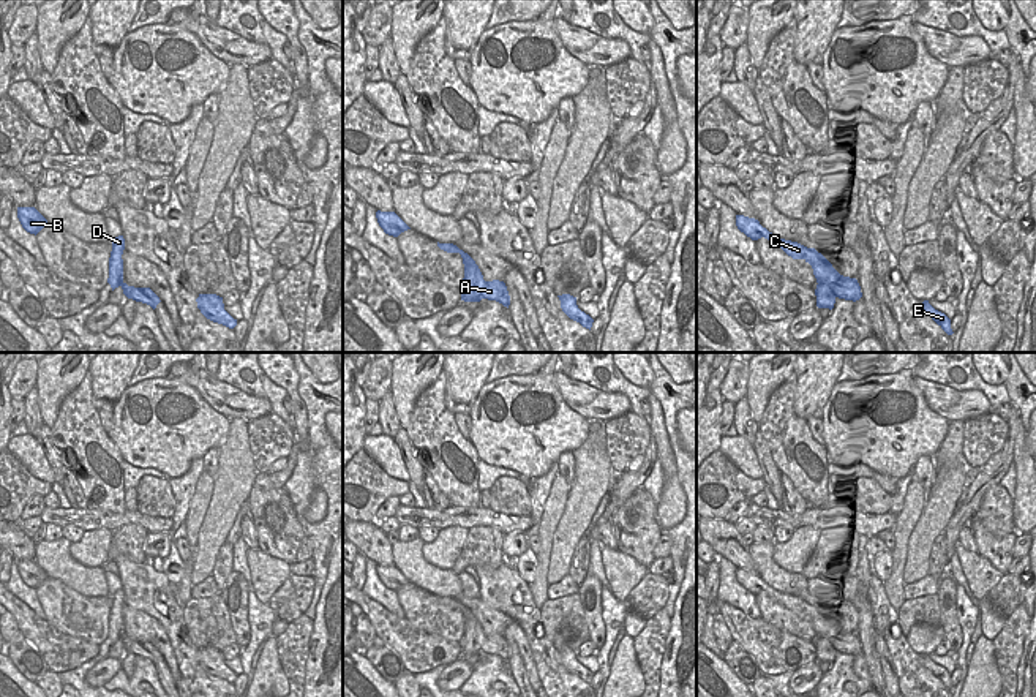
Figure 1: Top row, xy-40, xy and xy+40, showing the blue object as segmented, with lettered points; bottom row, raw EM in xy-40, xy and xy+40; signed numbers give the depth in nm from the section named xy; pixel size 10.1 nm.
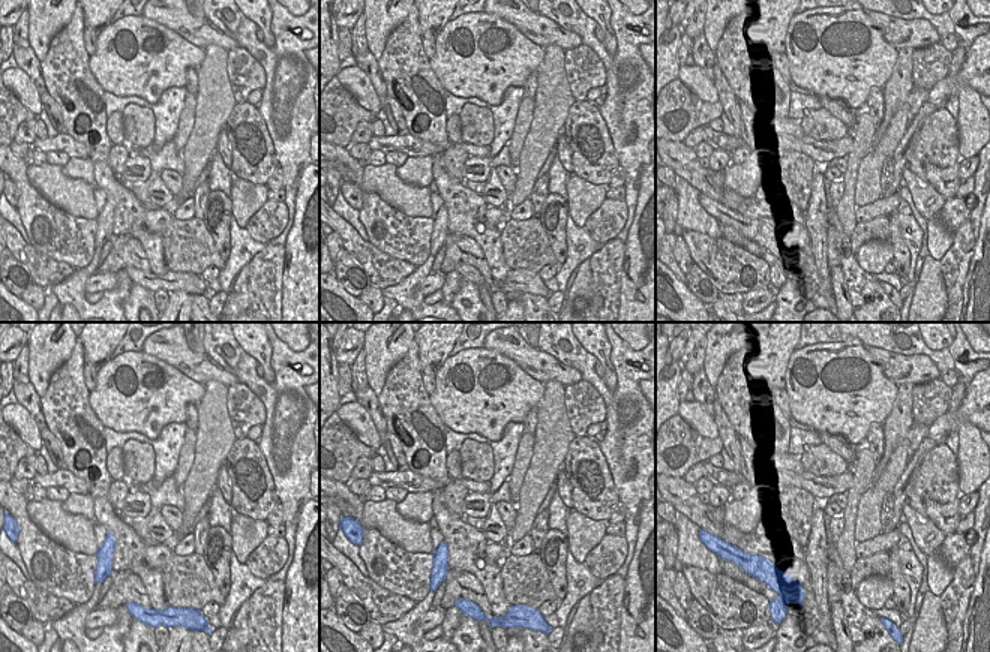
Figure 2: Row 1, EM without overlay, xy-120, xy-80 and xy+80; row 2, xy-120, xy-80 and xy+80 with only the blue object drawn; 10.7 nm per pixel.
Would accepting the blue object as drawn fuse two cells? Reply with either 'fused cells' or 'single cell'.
fused cells

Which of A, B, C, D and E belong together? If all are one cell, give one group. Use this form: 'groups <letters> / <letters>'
groups A B C E / D

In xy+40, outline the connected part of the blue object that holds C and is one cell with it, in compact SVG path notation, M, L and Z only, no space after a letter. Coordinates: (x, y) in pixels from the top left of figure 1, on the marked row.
M736 215L736 226L752 240L761 237L768 239L771 243L782 248L793 259L804 259L813 269L816 281L824 281L829 284L839 299L859 300L862 297L861 286L856 278L840 275L832 264L815 248L807 248L798 242L785 240L760 224L758 220L744 215Z

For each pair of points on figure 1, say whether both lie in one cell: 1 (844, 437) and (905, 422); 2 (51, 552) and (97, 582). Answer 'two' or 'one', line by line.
1: one
2: one

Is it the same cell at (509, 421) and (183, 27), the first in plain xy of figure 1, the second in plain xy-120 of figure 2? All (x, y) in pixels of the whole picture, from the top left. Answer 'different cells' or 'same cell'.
different cells

